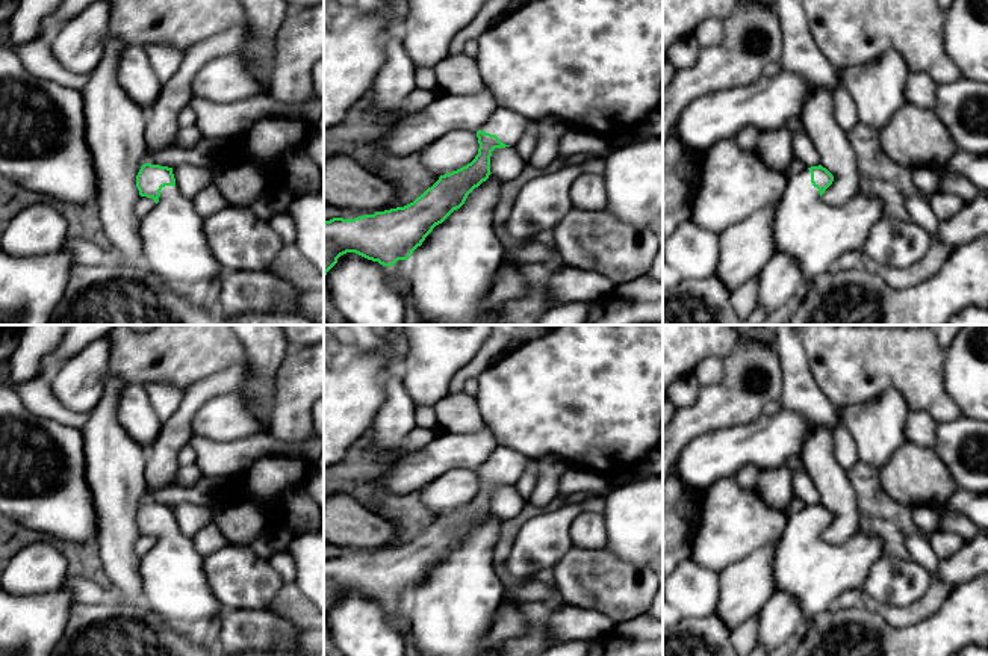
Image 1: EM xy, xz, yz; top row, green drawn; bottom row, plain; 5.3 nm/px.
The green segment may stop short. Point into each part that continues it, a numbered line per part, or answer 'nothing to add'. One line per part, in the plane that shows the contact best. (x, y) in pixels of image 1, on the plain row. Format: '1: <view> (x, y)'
1: xz (453, 608)

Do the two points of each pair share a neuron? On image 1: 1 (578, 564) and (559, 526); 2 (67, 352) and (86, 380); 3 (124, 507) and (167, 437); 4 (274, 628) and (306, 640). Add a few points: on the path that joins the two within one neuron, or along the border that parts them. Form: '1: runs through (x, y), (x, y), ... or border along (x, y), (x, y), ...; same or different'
1: border along (574, 547), (553, 569); different
2: border along (96, 340), (61, 365); different
3: border along (147, 449), (146, 484); different
4: border along (301, 629), (297, 640); different

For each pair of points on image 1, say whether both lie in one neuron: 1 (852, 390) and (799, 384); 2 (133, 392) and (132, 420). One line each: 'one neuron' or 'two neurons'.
1: two neurons
2: one neuron

